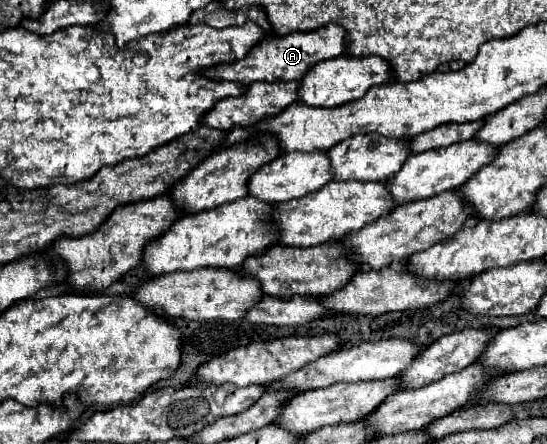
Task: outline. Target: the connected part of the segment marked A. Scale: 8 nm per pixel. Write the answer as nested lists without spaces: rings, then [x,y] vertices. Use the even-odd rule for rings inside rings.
[[[327,24],[313,32],[293,32],[289,36],[273,36],[251,48],[251,52],[233,64],[215,66],[205,70],[211,78],[229,80],[243,86],[253,82],[285,82],[285,80],[301,80],[317,62],[337,58],[345,54],[345,28],[339,24]]]

